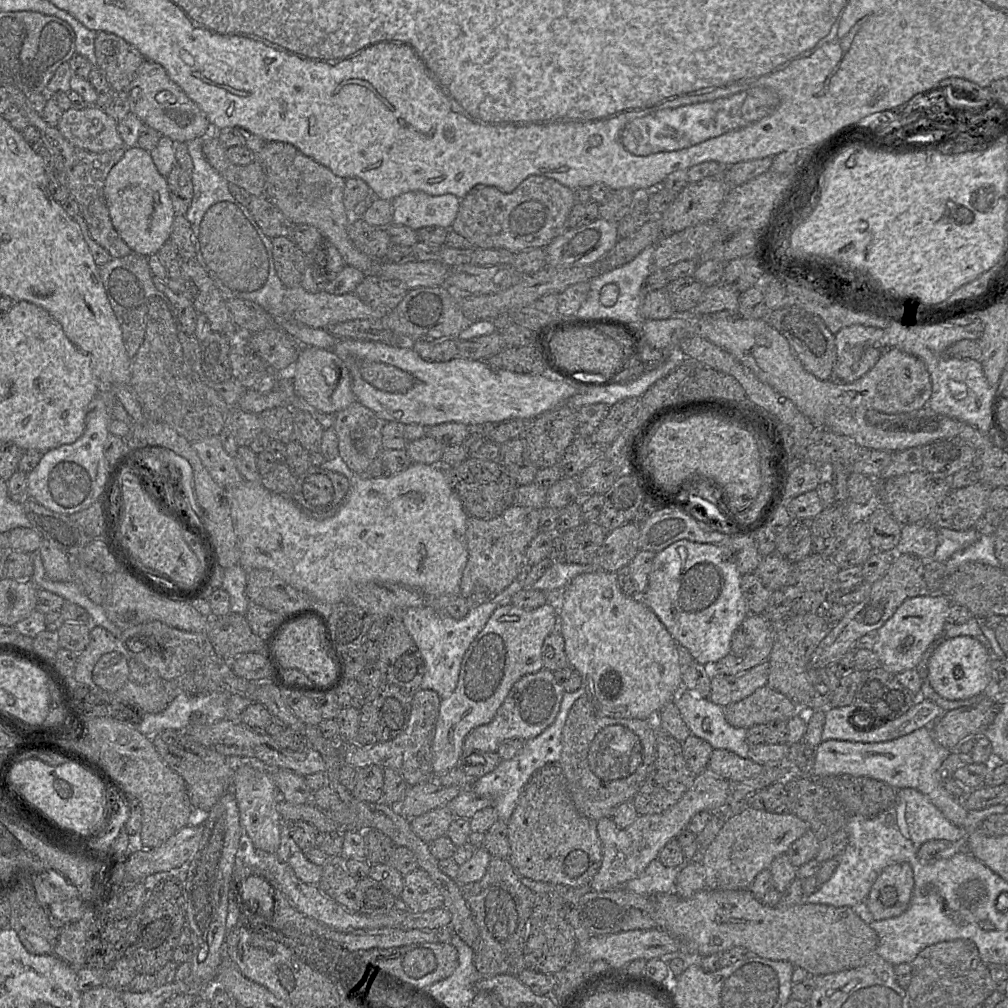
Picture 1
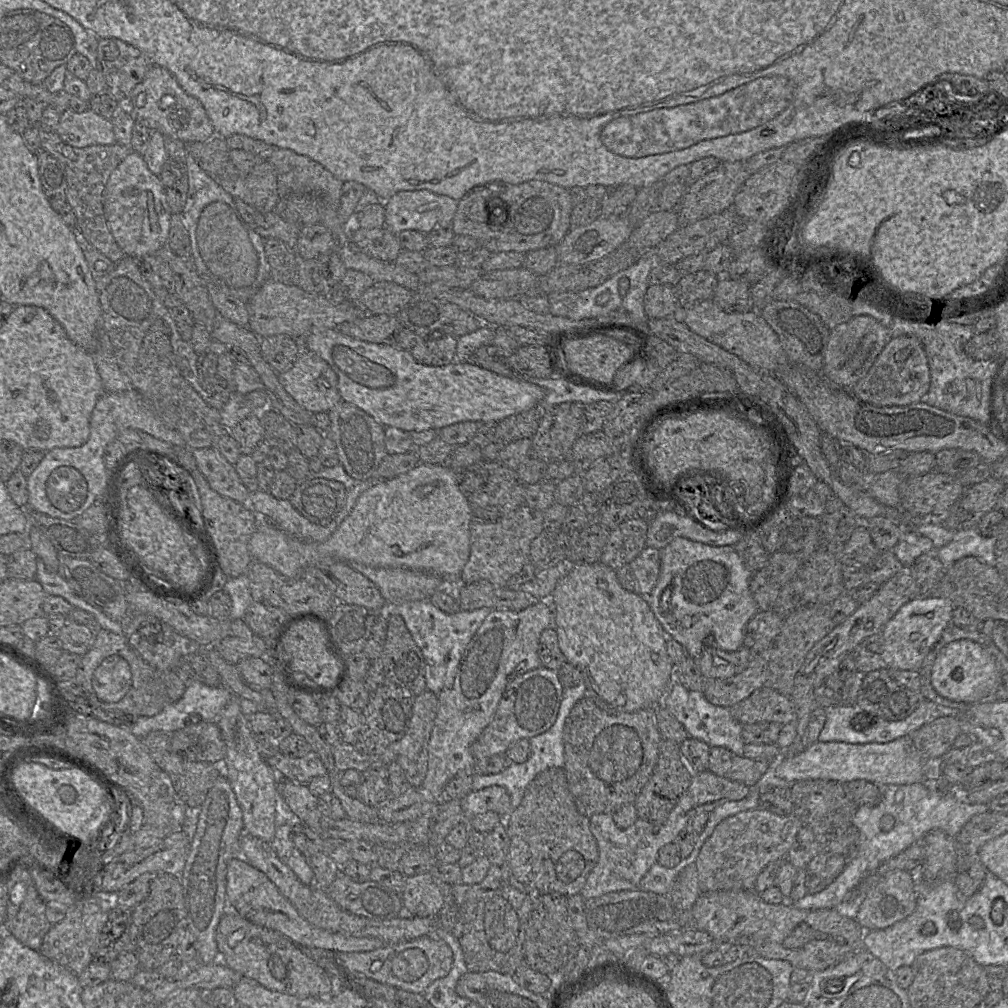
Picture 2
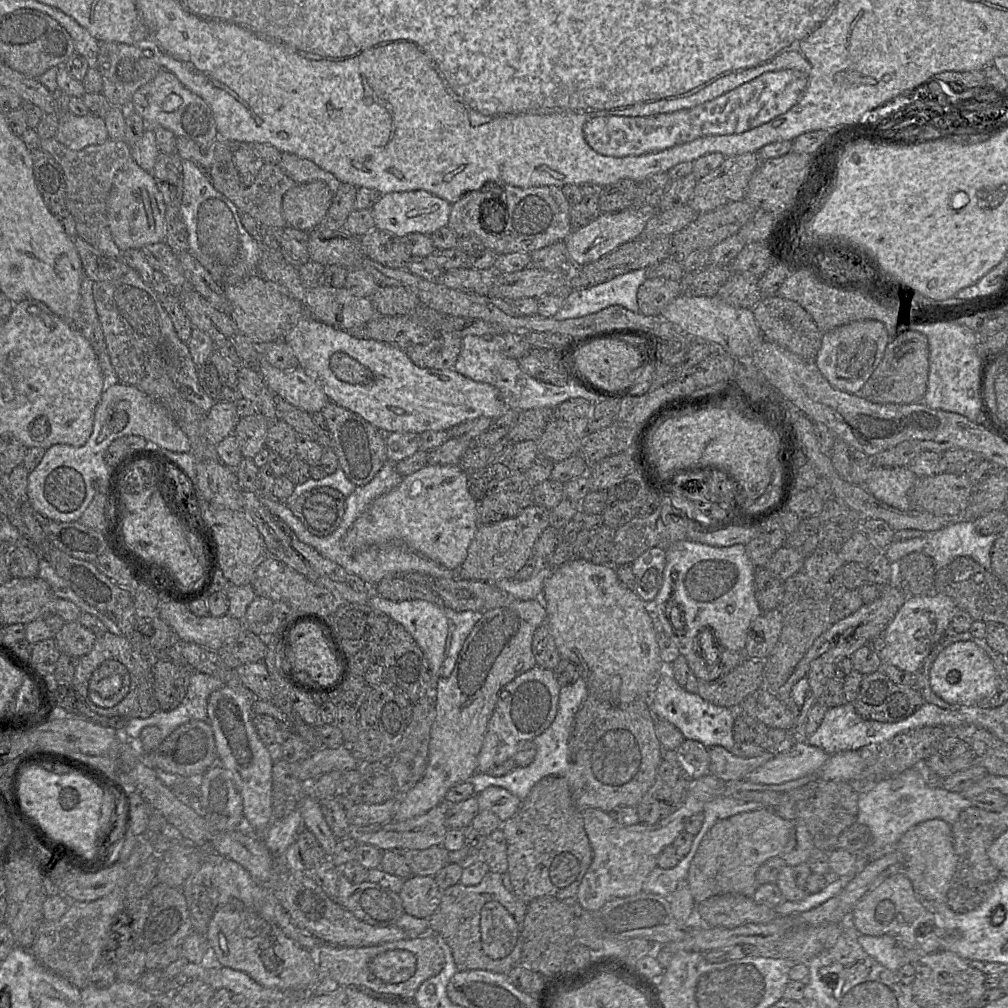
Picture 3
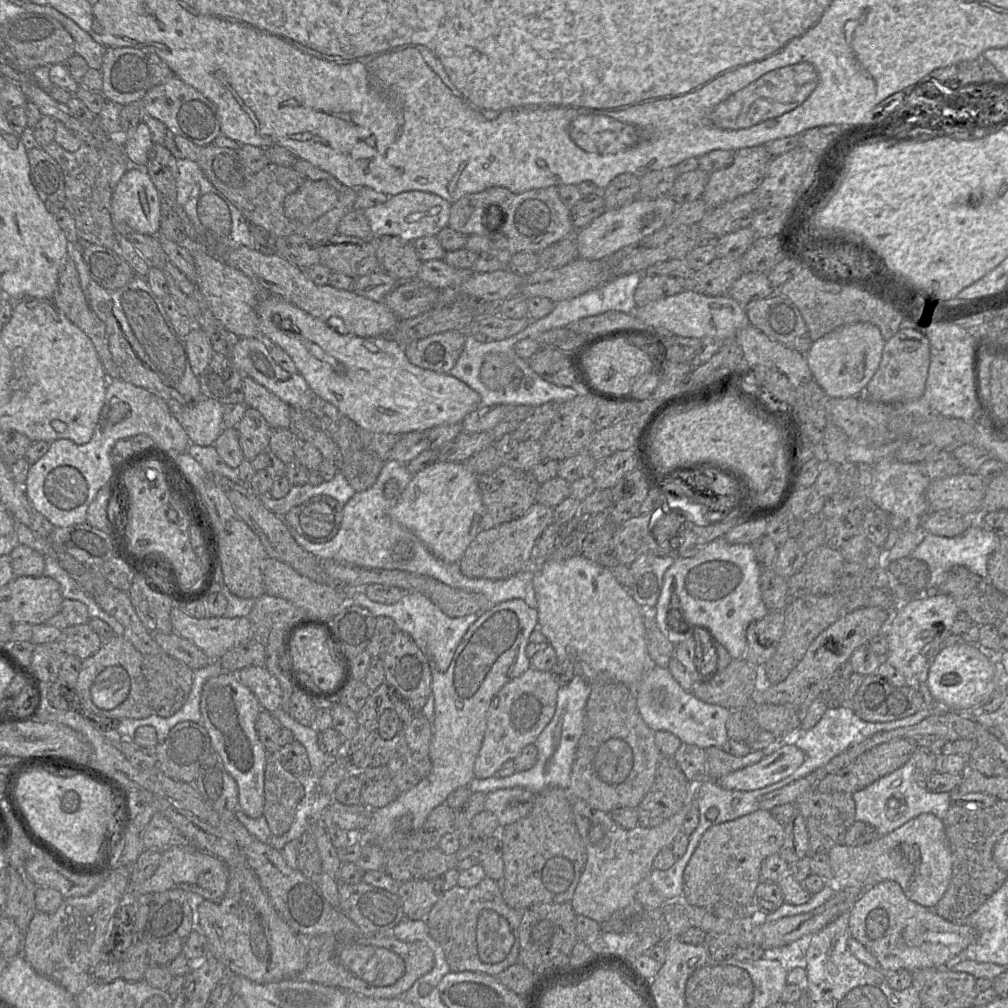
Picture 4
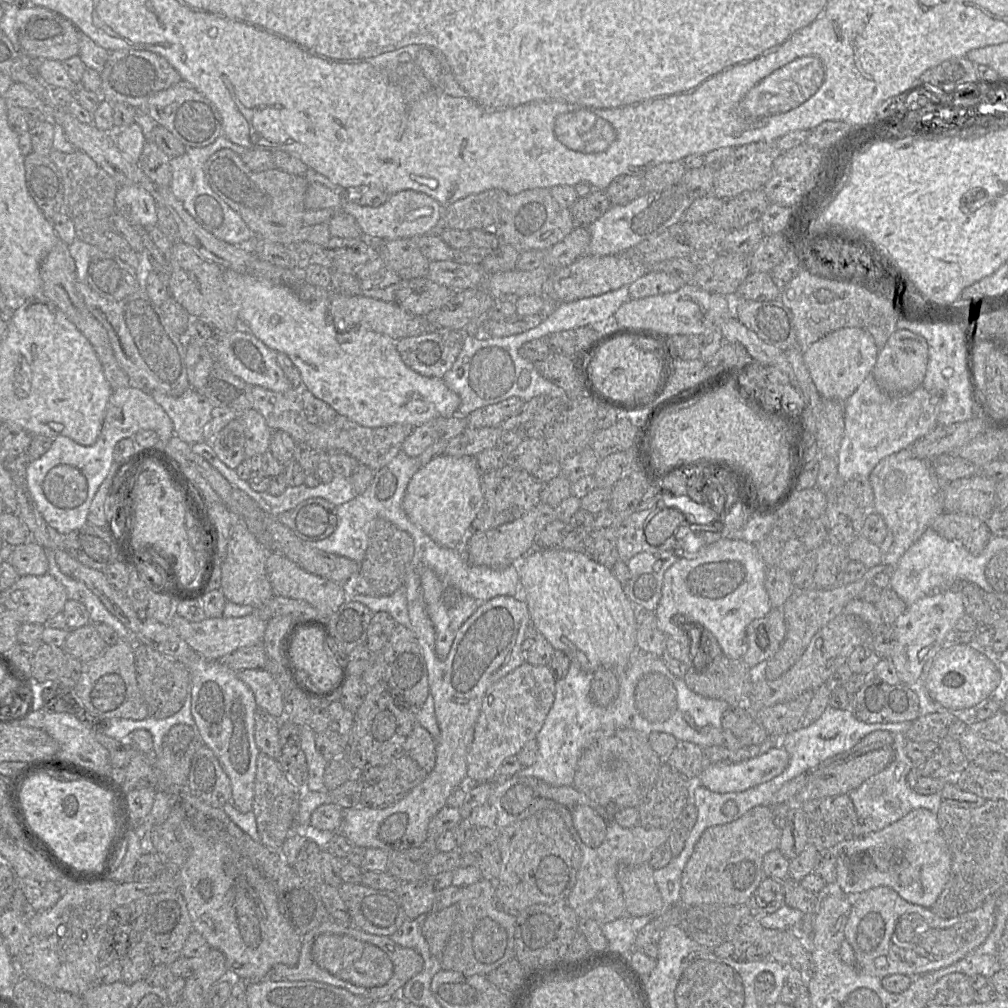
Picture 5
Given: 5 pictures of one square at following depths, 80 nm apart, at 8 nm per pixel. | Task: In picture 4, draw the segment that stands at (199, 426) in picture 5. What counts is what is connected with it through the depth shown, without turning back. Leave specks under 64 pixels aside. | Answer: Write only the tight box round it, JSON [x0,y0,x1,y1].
[168,398,224,446]

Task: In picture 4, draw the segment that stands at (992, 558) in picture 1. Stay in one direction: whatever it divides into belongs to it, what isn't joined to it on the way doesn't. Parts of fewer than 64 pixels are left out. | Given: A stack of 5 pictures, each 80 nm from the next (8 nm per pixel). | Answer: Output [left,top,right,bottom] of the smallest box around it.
[910,519,1000,591]

